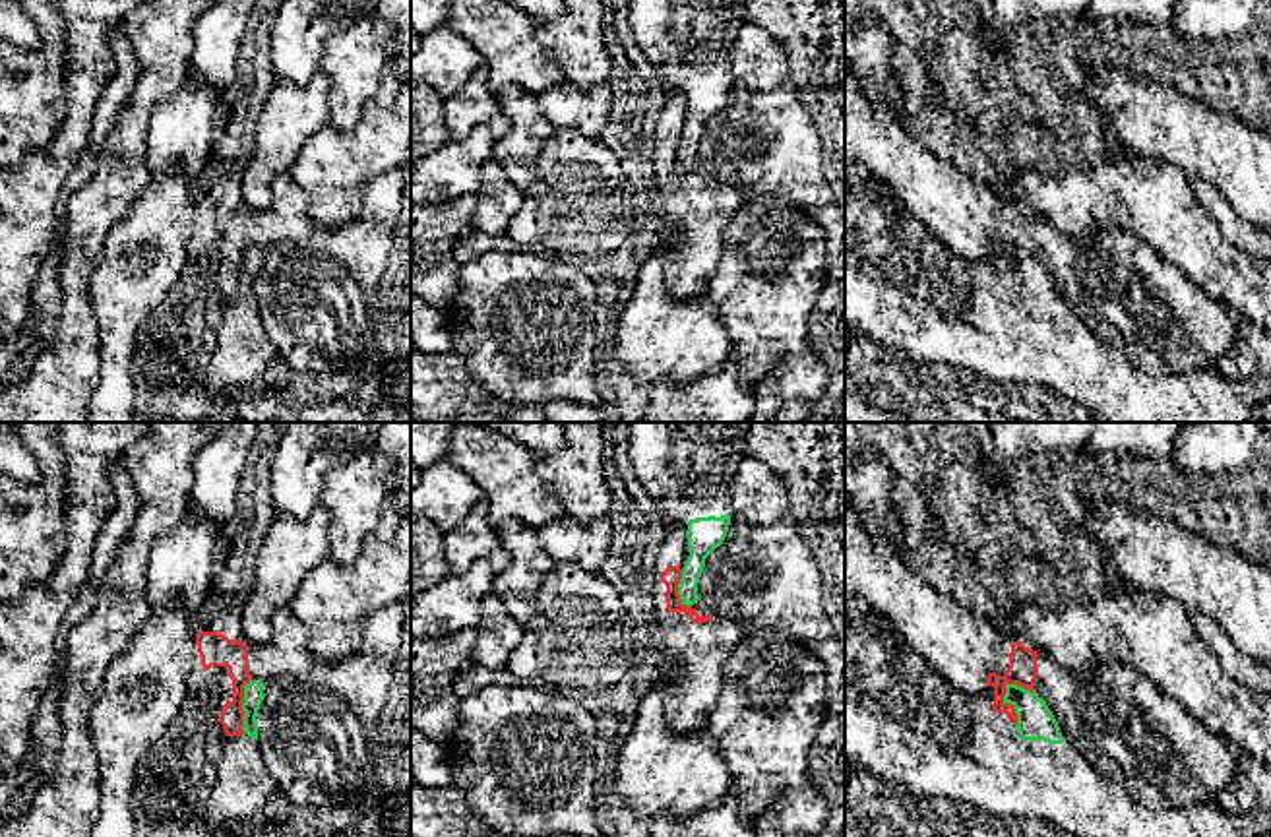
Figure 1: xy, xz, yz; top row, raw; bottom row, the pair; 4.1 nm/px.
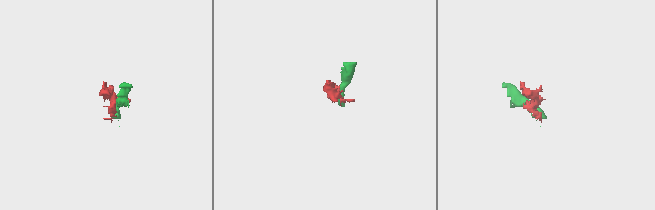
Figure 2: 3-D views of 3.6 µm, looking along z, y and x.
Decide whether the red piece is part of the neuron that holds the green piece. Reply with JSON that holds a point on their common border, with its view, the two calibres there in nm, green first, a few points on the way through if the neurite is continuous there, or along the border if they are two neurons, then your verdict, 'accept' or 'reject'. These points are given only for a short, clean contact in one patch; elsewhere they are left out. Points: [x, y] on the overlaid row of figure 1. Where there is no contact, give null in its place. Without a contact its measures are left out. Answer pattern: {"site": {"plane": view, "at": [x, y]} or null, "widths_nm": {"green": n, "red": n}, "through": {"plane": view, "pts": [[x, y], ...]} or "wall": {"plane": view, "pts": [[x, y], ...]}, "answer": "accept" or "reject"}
{"site": {"plane": "yz", "at": [1010, 704]}, "widths_nm": {"green": 150, "red": 120}, "wall": {"plane": "yz", "pts": [[1006, 682], [1004, 700], [1014, 708], [1016, 725]]}, "answer": "reject"}

